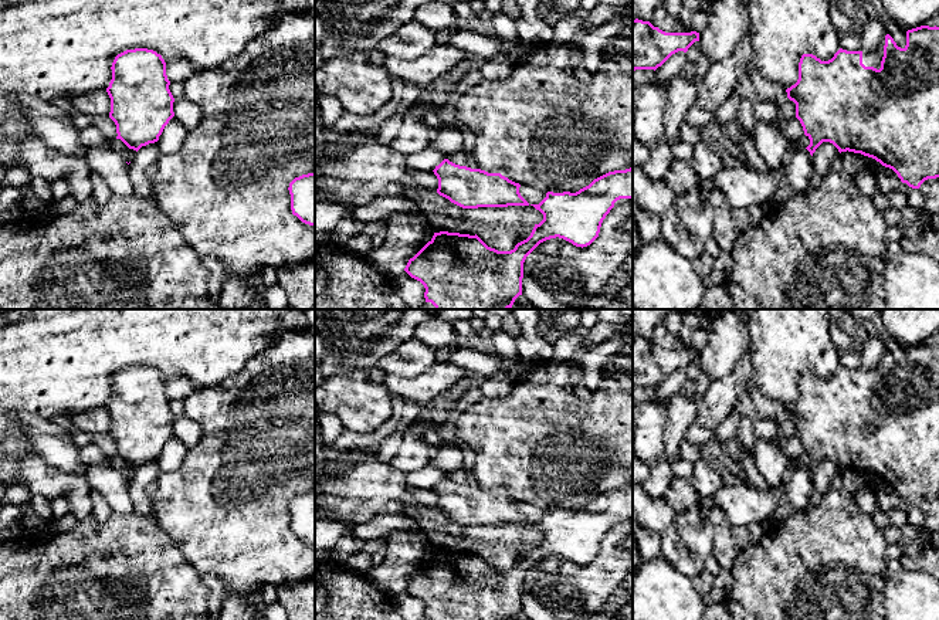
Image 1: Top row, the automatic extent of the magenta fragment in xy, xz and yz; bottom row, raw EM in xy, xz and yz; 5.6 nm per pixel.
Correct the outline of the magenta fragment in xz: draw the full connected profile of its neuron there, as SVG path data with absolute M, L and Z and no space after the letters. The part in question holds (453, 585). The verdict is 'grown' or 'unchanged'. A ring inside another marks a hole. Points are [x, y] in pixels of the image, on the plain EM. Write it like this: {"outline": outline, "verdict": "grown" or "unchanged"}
{"outline": "M633 485L609 489L576 511L548 509L539 522L530 522L543 532L543 538L535 542L530 553L511 569L491 566L477 552L440 549L434 550L433 556L409 577L404 589L424 603L426 620L515 620L522 613L523 580L540 560L559 555L576 565L587 565L599 555L601 541L610 528L623 522L633 524Z", "verdict": "grown"}

